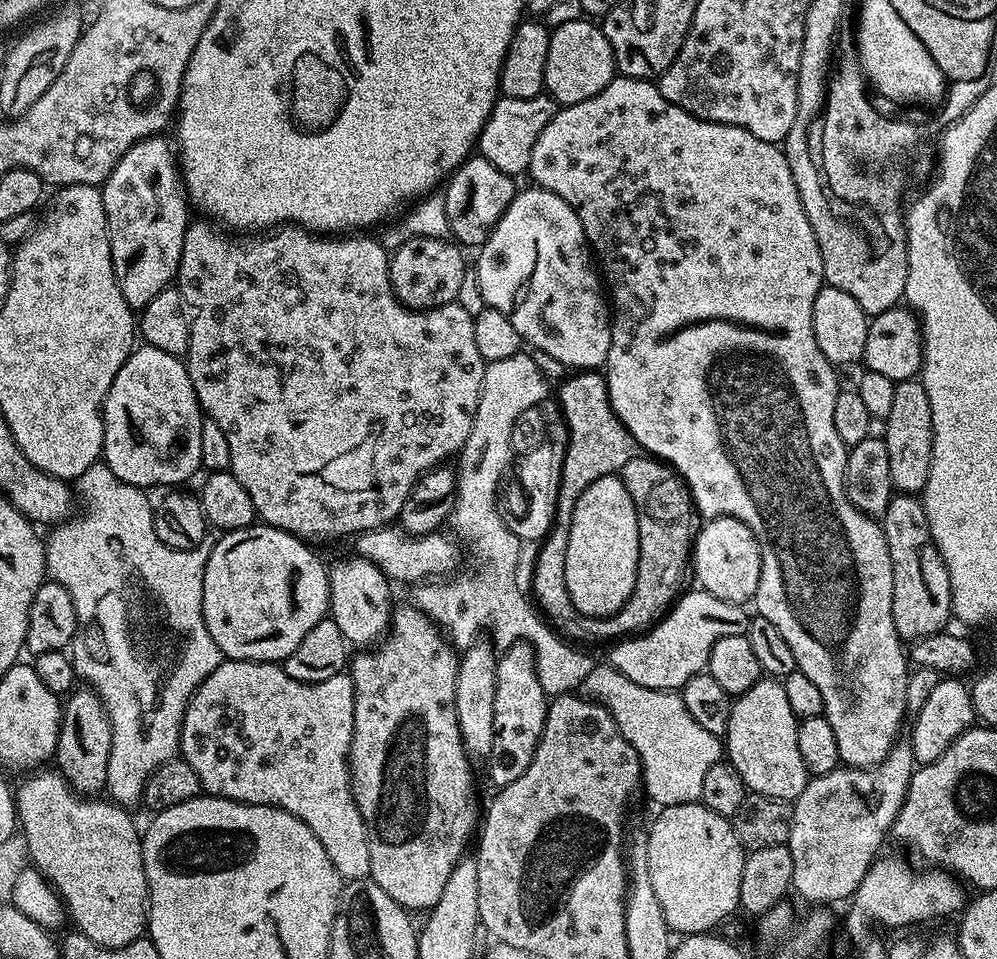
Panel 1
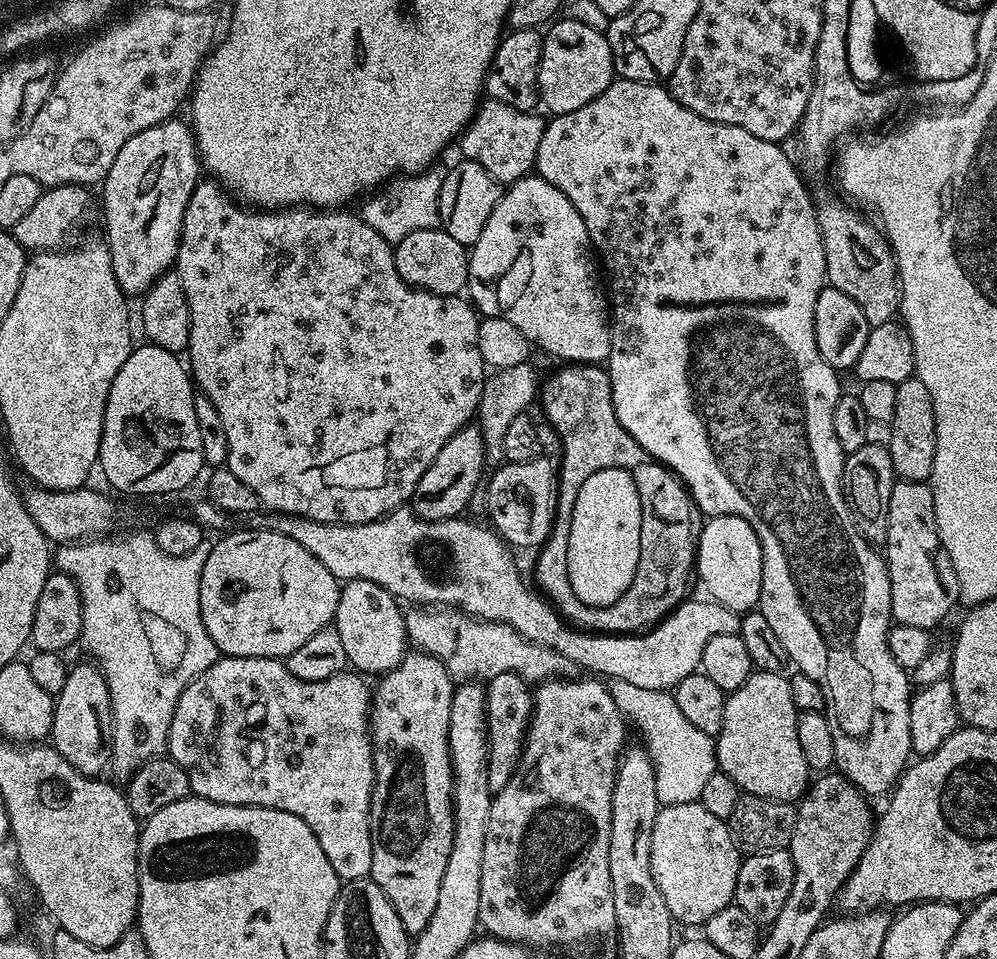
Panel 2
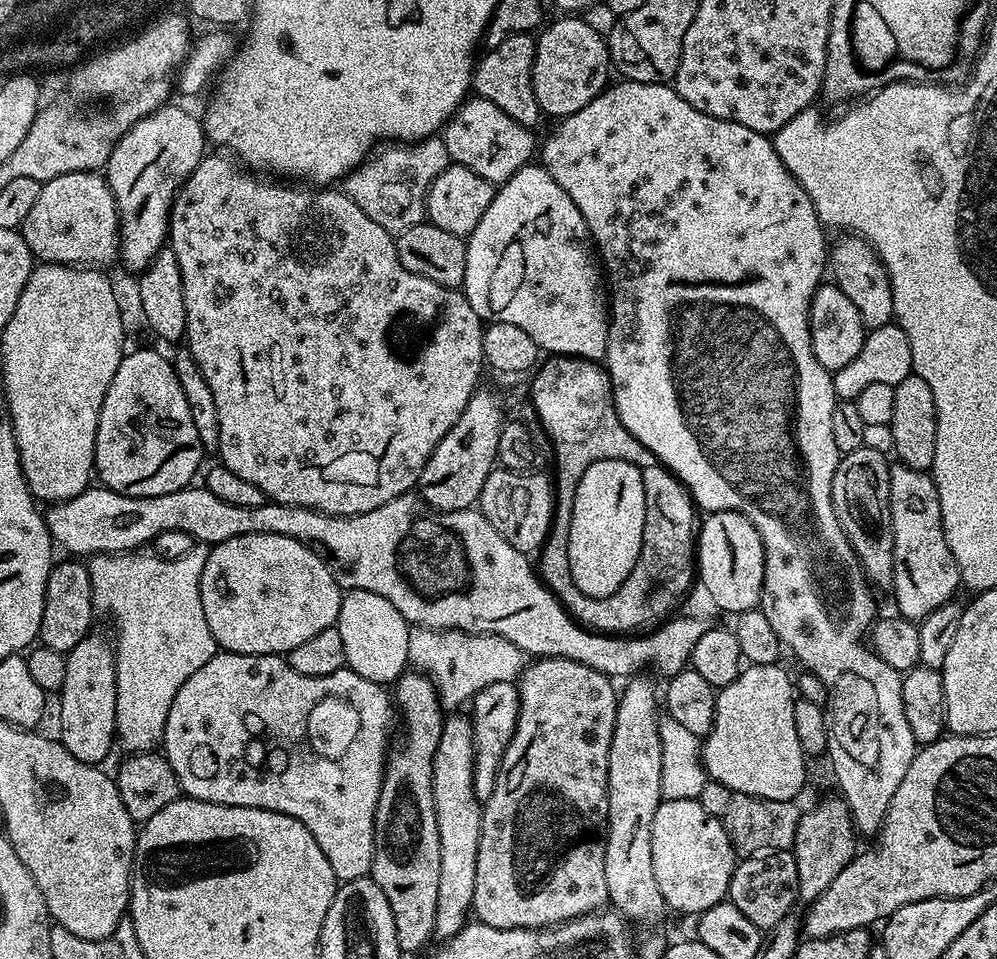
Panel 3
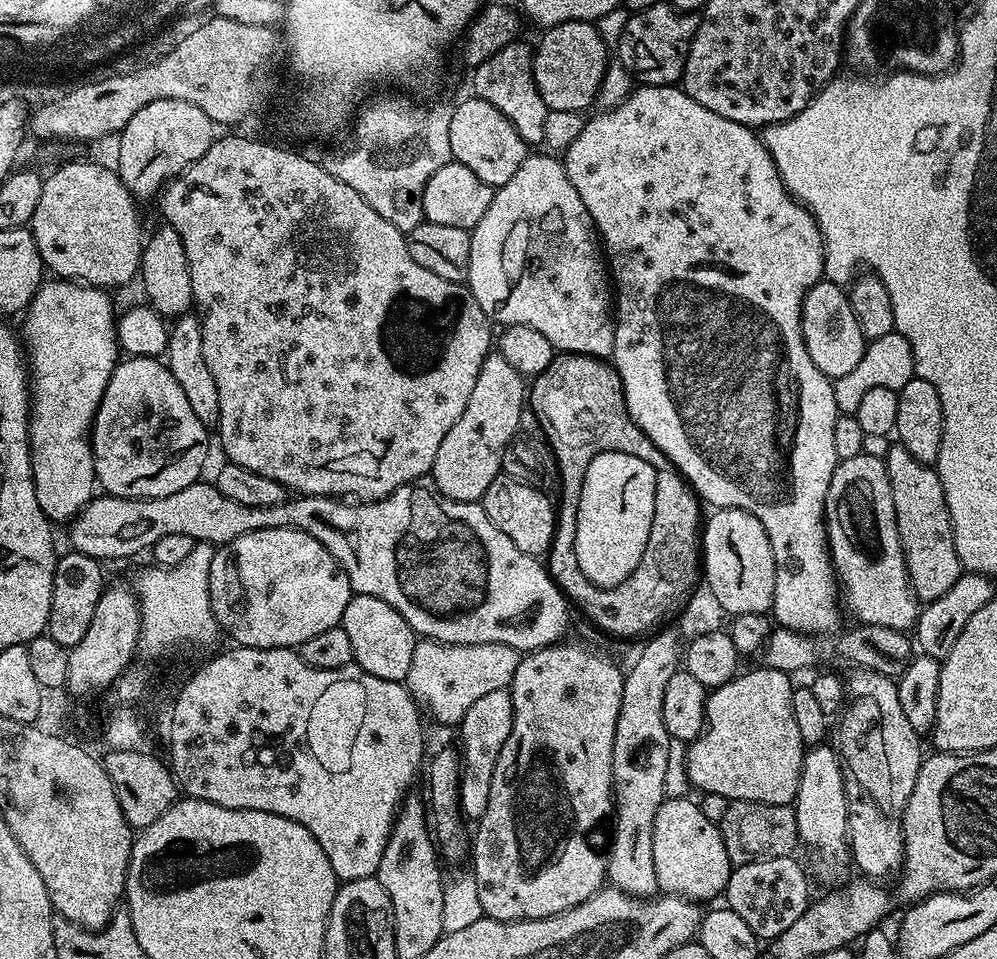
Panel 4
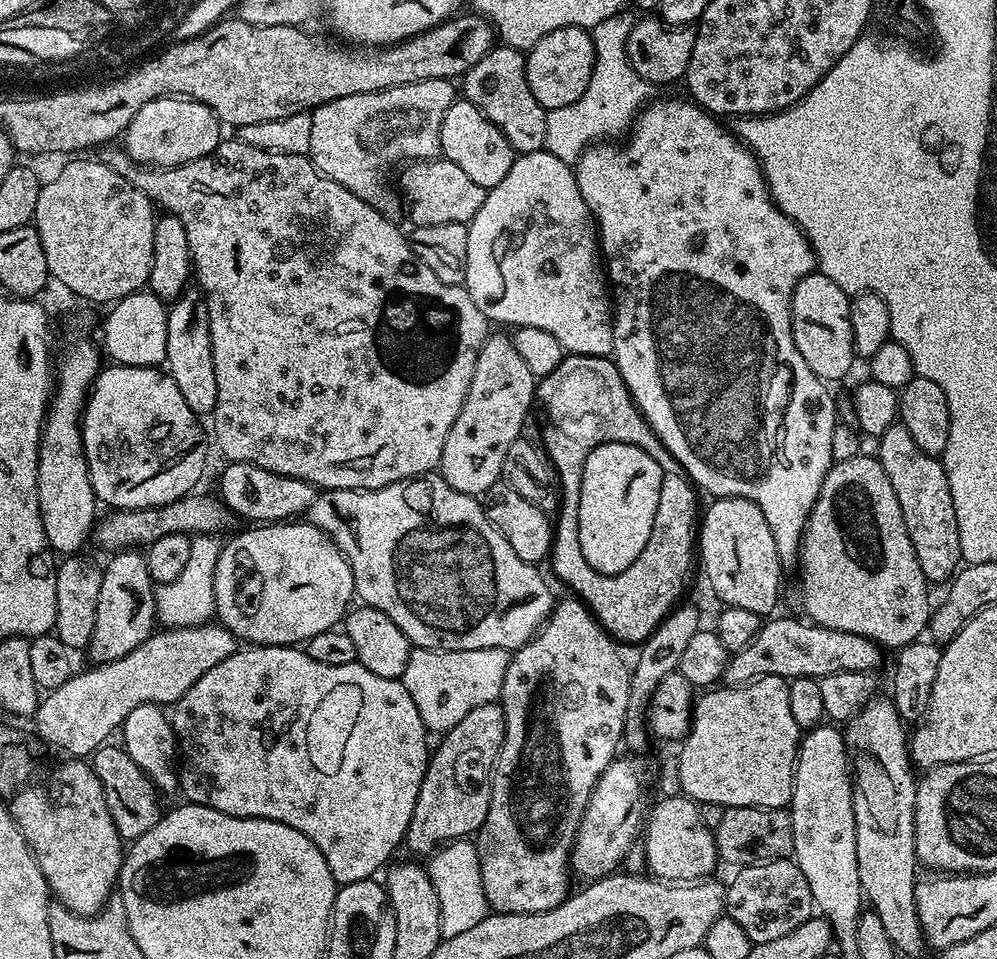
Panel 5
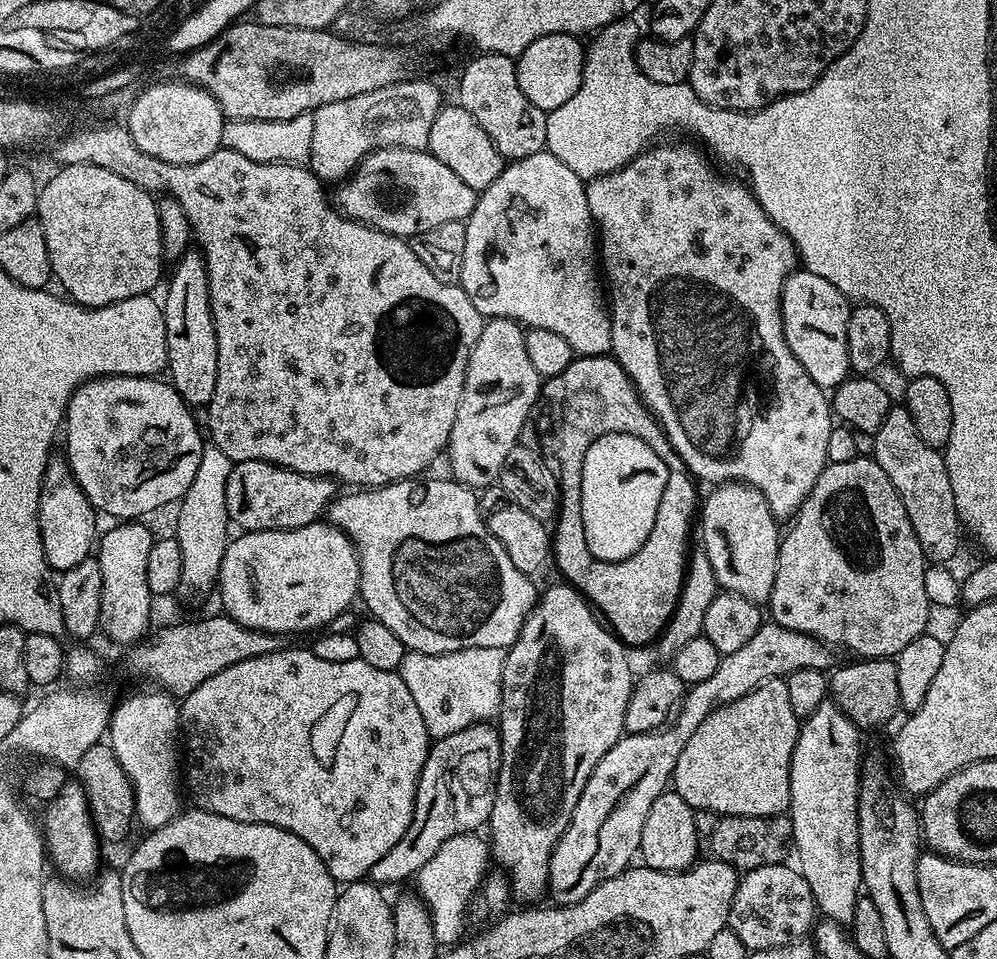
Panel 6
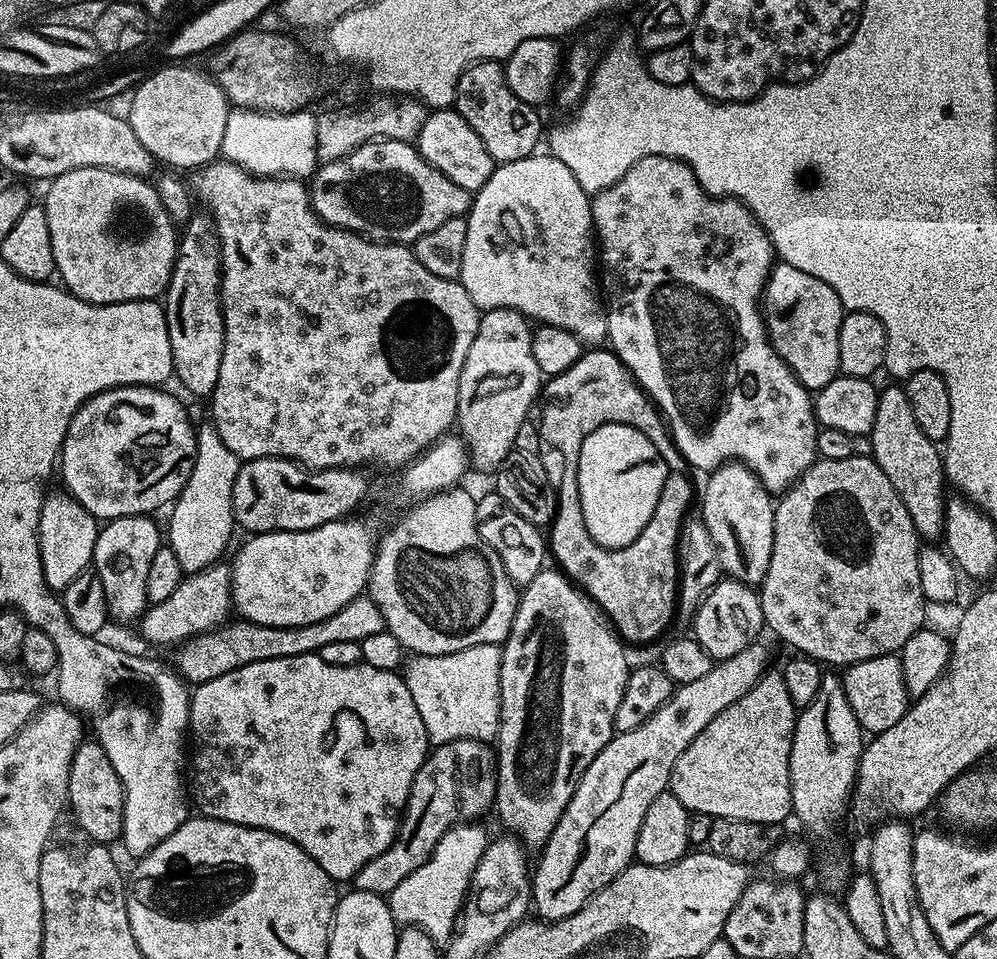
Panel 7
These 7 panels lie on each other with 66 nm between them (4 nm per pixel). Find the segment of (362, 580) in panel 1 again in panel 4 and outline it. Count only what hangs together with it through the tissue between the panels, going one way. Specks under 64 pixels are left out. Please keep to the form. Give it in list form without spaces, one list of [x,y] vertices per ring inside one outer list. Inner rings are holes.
[[[353,594],[342,614],[339,627],[344,628],[350,637],[354,663],[366,670],[366,674],[374,674],[374,678],[407,681],[410,658],[414,658],[414,646],[418,637],[406,618],[402,618],[402,614],[390,606],[390,602],[382,602],[382,598],[374,598],[370,594]]]

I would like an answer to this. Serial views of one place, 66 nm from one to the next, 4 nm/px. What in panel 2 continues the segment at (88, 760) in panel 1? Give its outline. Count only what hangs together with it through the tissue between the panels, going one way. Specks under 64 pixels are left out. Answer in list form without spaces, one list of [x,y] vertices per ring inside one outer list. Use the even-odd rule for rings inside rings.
[[[73,663],[69,667],[66,683],[54,697],[50,744],[70,766],[74,766],[74,770],[99,777],[112,758],[112,703],[106,678],[95,663],[87,663]]]

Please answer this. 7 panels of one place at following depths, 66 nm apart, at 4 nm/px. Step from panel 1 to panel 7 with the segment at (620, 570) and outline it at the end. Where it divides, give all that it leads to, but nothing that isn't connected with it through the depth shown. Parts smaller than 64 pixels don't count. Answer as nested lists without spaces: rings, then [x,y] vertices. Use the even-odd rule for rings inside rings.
[[[607,424],[598,426],[582,442],[582,450],[578,454],[578,494],[582,506],[581,518],[586,522],[586,530],[590,530],[590,538],[604,548],[625,548],[646,530],[654,510],[658,506],[658,498],[662,494],[662,486],[668,477],[669,468],[650,442],[648,433],[634,426],[625,424]]]

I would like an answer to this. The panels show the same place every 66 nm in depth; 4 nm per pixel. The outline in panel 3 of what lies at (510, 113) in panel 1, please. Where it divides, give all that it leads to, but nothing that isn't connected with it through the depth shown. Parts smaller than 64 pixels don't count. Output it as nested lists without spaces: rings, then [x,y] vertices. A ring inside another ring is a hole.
[[[473,95],[460,105],[459,110],[442,129],[442,139],[449,151],[453,164],[461,164],[474,174],[489,180],[492,185],[505,184],[514,173],[522,170],[533,159],[538,148],[538,140],[532,137],[533,129],[527,124],[514,122],[506,110],[498,110],[494,102]]]

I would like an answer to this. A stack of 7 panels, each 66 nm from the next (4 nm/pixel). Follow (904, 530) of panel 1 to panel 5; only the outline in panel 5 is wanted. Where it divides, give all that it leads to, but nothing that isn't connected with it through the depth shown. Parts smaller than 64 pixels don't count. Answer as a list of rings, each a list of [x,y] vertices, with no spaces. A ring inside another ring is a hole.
[[[899,422],[879,436],[878,444],[878,459],[882,470],[886,470],[886,478],[890,478],[890,486],[894,486],[898,506],[902,506],[906,530],[910,534],[910,542],[914,542],[914,554],[918,554],[918,566],[922,566],[922,574],[929,582],[943,585],[951,581],[962,564],[958,518],[954,518],[954,498],[950,494],[950,482],[943,463],[926,454],[926,450],[921,450],[918,442],[910,438],[910,430]]]

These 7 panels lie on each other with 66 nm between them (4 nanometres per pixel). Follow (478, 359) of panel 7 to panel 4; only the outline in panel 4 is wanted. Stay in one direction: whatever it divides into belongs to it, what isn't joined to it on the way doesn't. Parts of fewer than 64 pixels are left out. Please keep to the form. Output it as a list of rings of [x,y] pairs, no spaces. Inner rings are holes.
[[[489,354],[482,362],[478,382],[470,393],[470,402],[462,410],[462,418],[450,426],[430,473],[435,491],[458,502],[483,501],[486,490],[504,467],[504,447],[520,431],[520,411],[526,408],[526,380],[506,358]]]

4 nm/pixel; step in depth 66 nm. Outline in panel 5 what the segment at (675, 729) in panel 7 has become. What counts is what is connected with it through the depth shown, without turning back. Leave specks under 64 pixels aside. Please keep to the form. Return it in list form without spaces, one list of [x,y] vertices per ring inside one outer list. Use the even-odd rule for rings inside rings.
[[[779,616],[765,619],[760,625],[759,634],[741,652],[729,655],[723,678],[727,687],[740,688],[764,676],[819,678],[839,672],[875,673],[876,667],[884,660],[885,653],[880,645],[870,638],[862,638],[862,634],[846,634],[840,630],[823,628],[821,624],[813,624],[804,618],[791,620],[788,616]],[[627,755],[613,760],[612,765],[598,778],[584,811],[576,842],[572,845],[570,868],[584,882],[613,875],[623,865],[624,857],[641,835],[642,823],[646,818],[644,787],[648,784],[648,770],[639,755]]]

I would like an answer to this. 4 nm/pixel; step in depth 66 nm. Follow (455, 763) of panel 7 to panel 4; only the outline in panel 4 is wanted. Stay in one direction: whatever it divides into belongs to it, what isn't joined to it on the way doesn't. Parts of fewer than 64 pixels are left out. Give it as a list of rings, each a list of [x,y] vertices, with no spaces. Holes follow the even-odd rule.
[[[508,688],[493,690],[491,694],[478,698],[466,710],[466,714],[460,719],[458,731],[460,731],[460,811],[469,821],[479,821],[482,814],[486,814],[486,802],[490,802],[490,782],[494,779],[494,766],[498,762],[498,754],[502,754],[502,746],[506,746],[506,738],[510,738],[510,726],[514,722],[514,702],[512,693]]]

